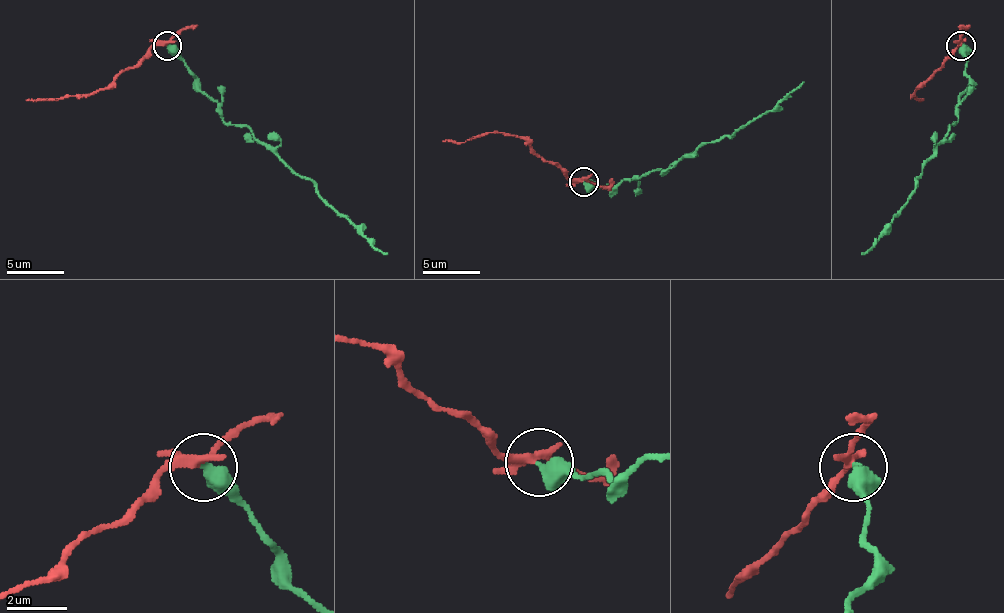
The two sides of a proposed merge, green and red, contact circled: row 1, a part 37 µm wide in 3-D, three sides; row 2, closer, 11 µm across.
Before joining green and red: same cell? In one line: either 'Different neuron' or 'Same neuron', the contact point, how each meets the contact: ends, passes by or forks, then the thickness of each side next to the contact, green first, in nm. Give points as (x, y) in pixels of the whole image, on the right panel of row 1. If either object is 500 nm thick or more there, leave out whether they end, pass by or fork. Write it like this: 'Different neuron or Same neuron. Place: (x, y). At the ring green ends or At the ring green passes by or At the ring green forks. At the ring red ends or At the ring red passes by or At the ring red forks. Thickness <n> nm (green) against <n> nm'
Different neuron. Place: (961, 45). Thickness 500 nm (green) against 240 nm

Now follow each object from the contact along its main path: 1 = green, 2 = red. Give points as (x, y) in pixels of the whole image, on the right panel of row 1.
1: (960, 46), (969, 86), (957, 104), (957, 121), (949, 127), (920, 173), (917, 184), (891, 227), (862, 253)
2: (960, 46), (917, 86), (911, 95), (923, 98), (920, 101)

